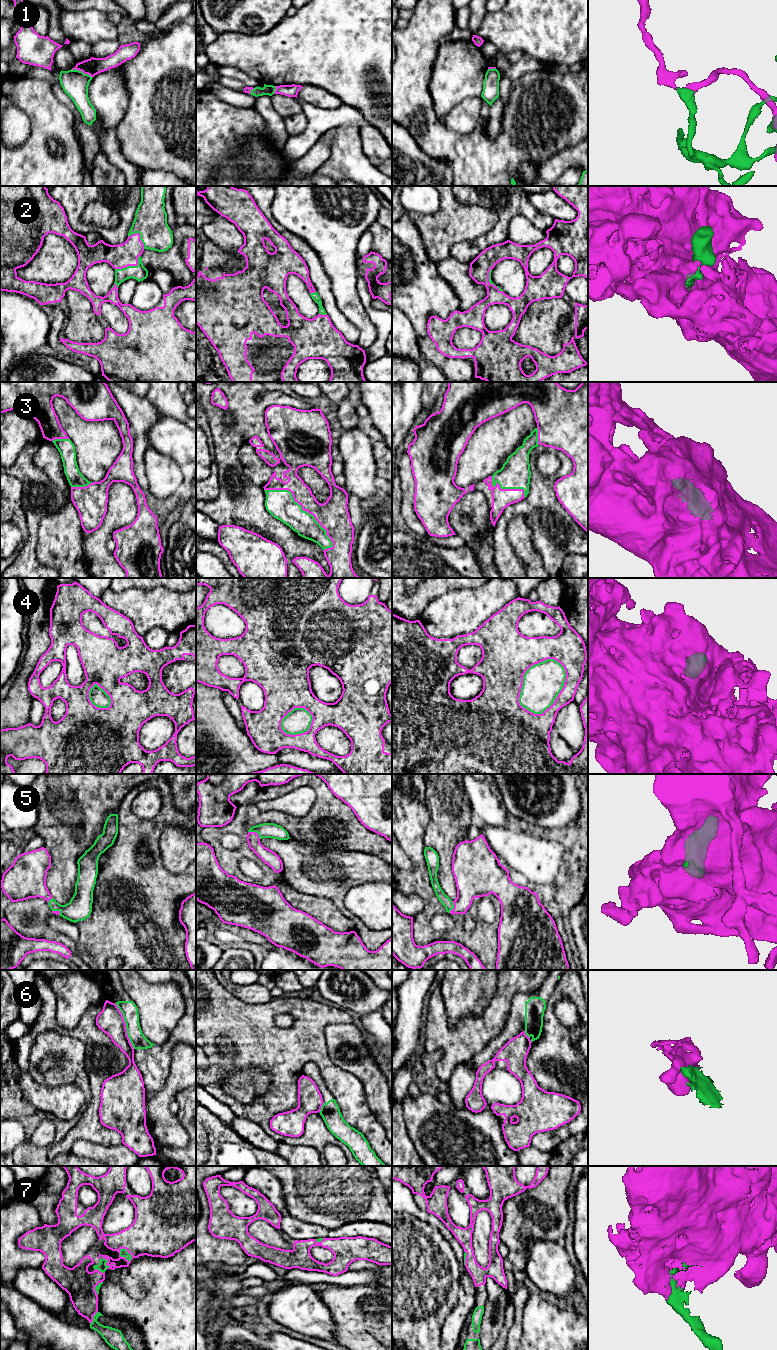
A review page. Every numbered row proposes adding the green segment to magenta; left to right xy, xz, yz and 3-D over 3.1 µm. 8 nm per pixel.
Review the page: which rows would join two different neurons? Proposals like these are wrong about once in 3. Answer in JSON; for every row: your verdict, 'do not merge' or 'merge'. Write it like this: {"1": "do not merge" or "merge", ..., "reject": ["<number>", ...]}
{"1": "merge", "2": "merge", "3": "merge", "4": "do not merge", "5": "merge", "6": "do not merge", "7": "merge", "reject": ["4", "6"]}

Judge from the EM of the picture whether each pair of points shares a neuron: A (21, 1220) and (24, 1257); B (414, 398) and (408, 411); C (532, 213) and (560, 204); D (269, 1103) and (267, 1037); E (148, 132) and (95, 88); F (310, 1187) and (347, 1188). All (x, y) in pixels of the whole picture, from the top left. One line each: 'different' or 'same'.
A: same
B: same
C: different
D: same
E: different
F: same

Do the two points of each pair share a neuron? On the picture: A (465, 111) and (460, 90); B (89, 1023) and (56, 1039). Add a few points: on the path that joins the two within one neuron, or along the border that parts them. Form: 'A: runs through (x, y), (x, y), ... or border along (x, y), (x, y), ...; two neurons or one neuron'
A: border along (480, 96), (465, 98), (445, 115); two neurons
B: border along (41, 1034), (57, 1031), (74, 1036), (85, 1047); two neurons

